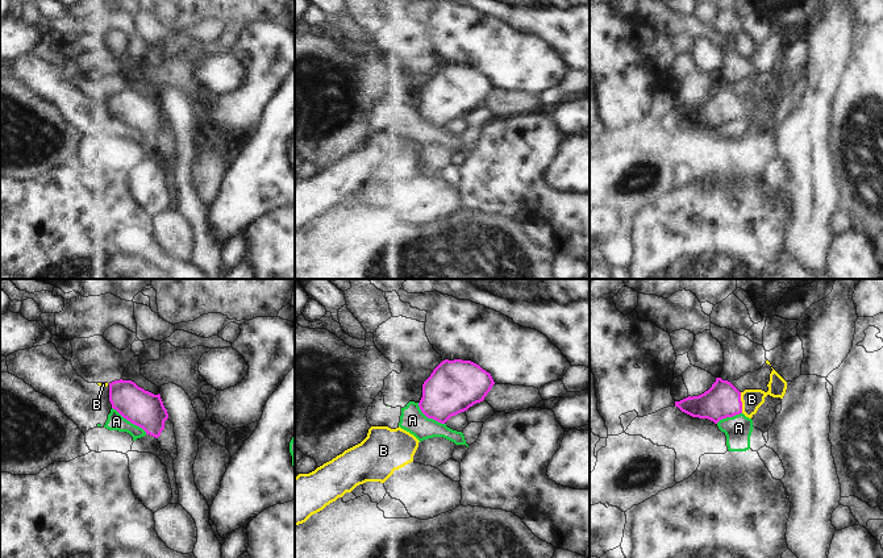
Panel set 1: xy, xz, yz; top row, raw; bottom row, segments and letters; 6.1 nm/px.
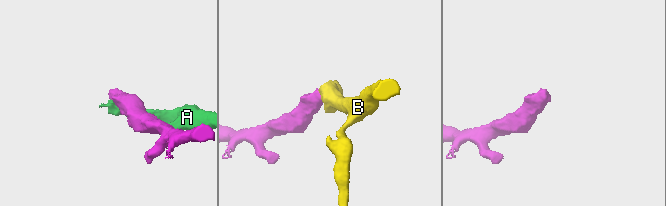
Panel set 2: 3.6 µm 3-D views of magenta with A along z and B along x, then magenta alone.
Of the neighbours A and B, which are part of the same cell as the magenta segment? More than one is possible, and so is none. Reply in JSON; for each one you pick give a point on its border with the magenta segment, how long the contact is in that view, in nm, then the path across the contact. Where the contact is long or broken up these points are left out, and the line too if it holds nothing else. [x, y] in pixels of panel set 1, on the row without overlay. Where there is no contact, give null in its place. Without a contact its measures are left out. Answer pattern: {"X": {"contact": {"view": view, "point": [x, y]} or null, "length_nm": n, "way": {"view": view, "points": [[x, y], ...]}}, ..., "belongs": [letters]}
{"B": {"contact": {"view": "yz", "point": [741, 108]}, "length_nm": 130, "way": {"view": "yz", "points": [[723, 104], [741, 108], [752, 104]]}}, "belongs": ["B"]}

